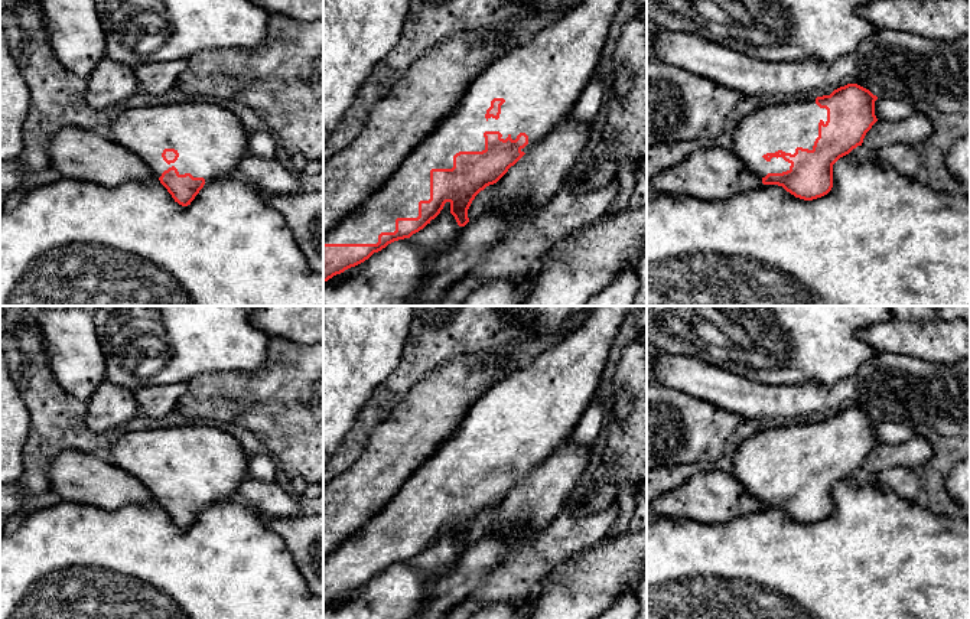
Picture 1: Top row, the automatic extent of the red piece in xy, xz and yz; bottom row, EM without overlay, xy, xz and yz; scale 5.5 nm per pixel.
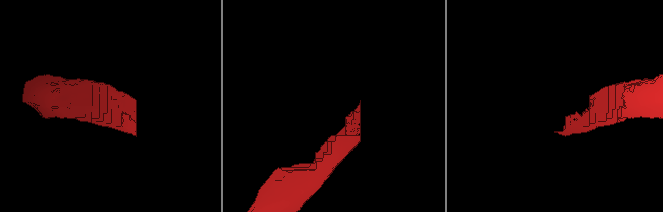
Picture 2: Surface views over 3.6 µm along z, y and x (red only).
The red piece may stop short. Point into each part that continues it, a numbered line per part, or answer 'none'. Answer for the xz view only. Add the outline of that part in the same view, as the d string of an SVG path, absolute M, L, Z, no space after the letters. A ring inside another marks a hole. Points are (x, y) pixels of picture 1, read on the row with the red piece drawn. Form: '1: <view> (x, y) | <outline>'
1: xz (540, 81) | M583 0L573 10L569 10L563 16L560 16L553 23L543 27L528 43L517 45L510 52L501 55L498 59L491 62L468 87L465 95L460 98L458 107L453 110L450 115L443 118L440 124L433 128L433 131L419 143L419 146L404 159L400 167L391 175L391 177L380 186L372 195L370 195L357 209L354 209L348 216L345 216L336 227L331 228L326 235L323 235L323 244L377 244L378 235L381 232L394 232L396 231L396 219L397 218L417 218L419 216L419 202L430 199L430 170L432 169L452 169L453 167L453 156L459 152L482 152L485 150L485 131L499 131L502 134L501 139L507 139L508 136L515 140L520 133L525 133L528 136L528 144L521 149L521 152L527 153L531 150L544 136L554 130L557 124L560 124L564 118L567 118L574 108L580 94L589 84L589 81L595 76L599 69L600 53L606 43L606 38L611 32L611 23L621 6L622 0ZM494 98L504 98L505 102L501 105L499 118L485 118L486 110L491 107L491 101Z

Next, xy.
1: xy (211, 140) | M186 101L179 104L159 104L154 107L123 107L111 110L110 139L139 156L159 179L165 170L175 166L179 175L191 173L204 177L205 183L237 175L238 163L250 153L248 136L240 118L228 108L214 101ZM175 149L179 157L167 164L162 153Z

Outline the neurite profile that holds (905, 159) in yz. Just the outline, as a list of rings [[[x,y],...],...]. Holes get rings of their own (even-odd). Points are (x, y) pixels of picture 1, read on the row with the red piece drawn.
[[[892,144],[882,147],[878,152],[878,162],[911,179],[922,176],[921,150],[915,146]]]

